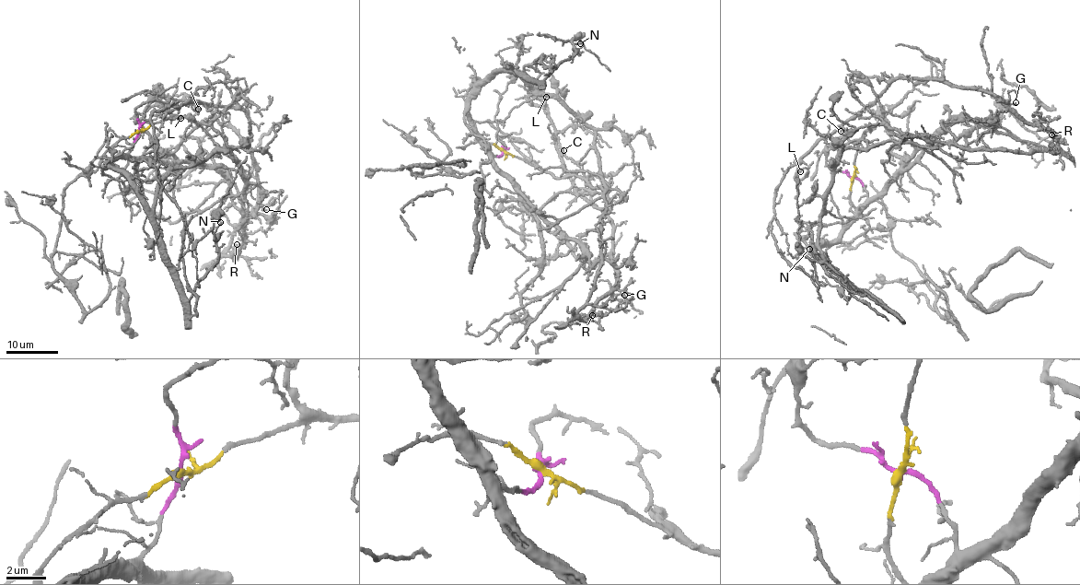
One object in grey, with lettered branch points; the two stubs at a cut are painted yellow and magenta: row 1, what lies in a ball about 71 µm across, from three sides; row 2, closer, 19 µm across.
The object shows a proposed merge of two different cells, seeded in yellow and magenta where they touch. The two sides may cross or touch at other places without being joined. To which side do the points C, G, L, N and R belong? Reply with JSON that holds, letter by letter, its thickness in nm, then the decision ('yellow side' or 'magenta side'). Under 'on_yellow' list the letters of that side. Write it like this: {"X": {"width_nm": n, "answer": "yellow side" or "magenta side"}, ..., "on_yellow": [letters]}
{"C": {"width_nm": 80, "answer": "yellow side"}, "G": {"width_nm": 140, "answer": "yellow side"}, "L": {"width_nm": 140, "answer": "yellow side"}, "N": {"width_nm": 130, "answer": "magenta side"}, "R": {"width_nm": 150, "answer": "yellow side"}, "on_yellow": ["C", "G", "L", "R"]}

